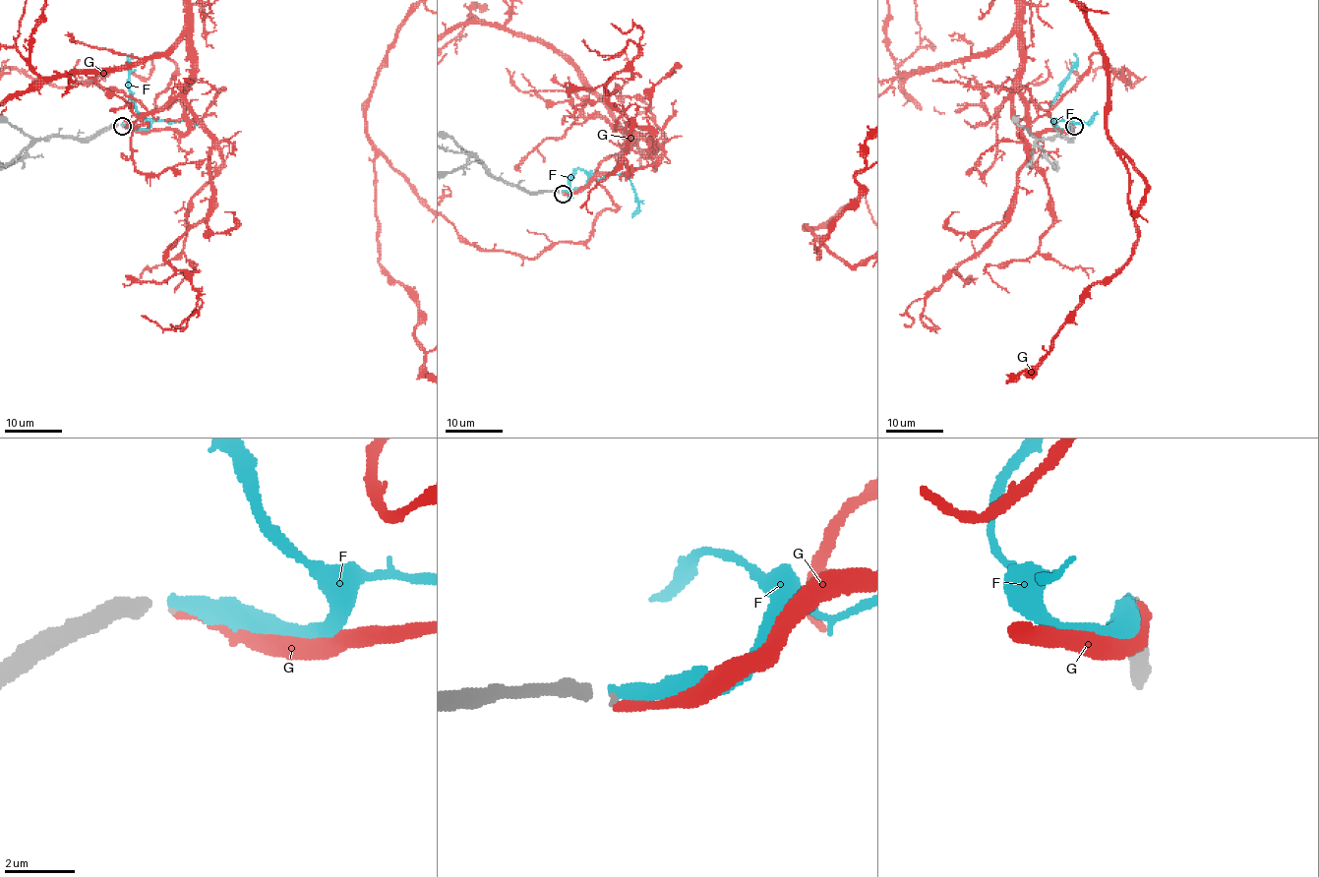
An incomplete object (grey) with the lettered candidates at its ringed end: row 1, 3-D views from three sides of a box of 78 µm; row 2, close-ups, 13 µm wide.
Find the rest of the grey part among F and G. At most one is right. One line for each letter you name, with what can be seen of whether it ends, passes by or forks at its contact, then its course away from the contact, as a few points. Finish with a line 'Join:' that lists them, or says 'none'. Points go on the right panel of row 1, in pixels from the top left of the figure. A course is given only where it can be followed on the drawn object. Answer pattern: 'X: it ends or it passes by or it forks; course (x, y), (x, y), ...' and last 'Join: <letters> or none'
G: it ends
Join: G

